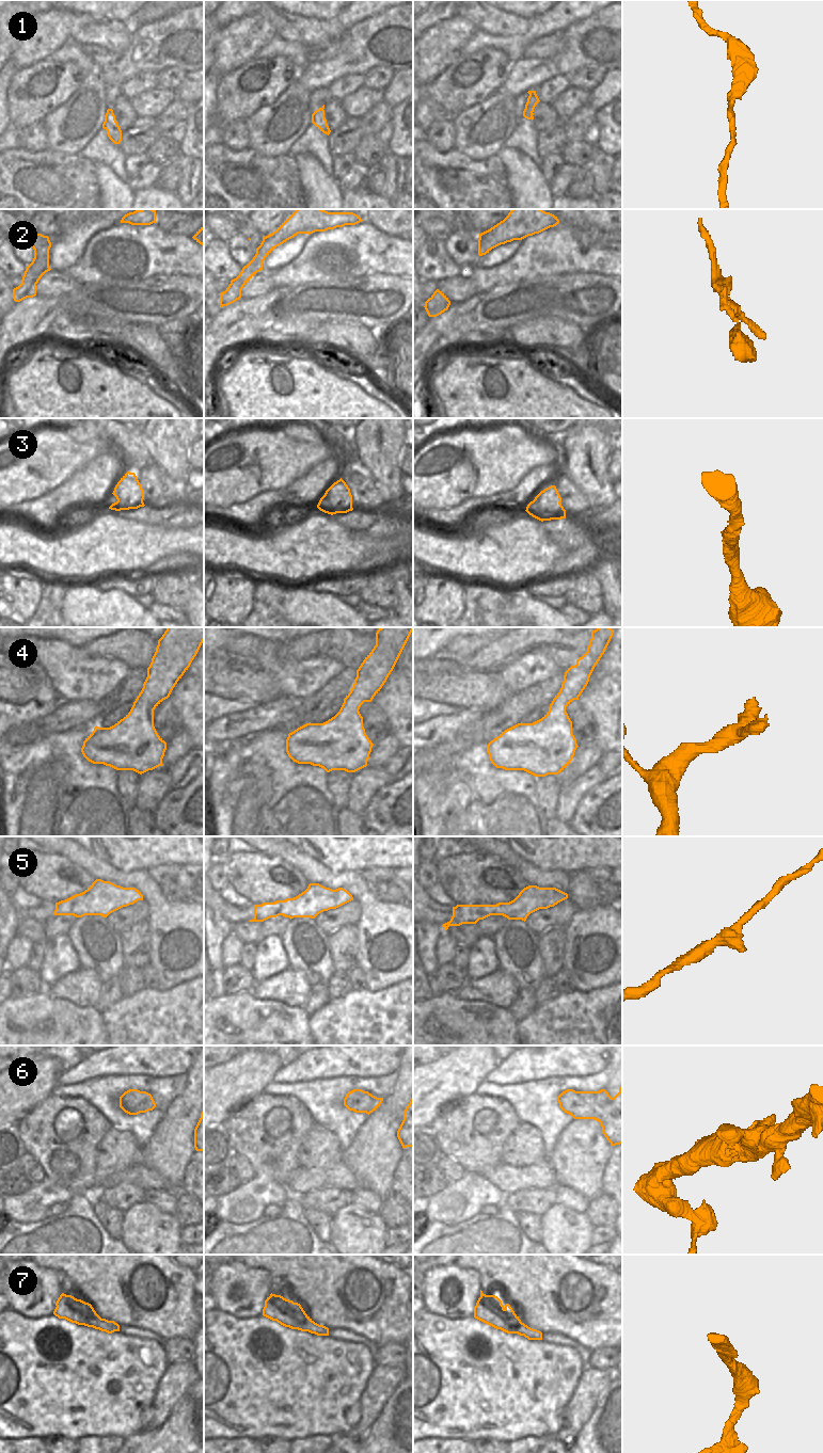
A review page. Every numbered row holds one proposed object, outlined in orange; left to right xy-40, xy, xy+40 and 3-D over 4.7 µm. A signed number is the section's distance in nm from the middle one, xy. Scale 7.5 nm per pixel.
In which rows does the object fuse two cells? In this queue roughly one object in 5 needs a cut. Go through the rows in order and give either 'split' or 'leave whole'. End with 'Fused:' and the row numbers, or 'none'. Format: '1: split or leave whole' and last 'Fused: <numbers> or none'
1: leave whole
2: leave whole
3: leave whole
4: leave whole
5: leave whole
6: leave whole
7: leave whole
Fused: none

